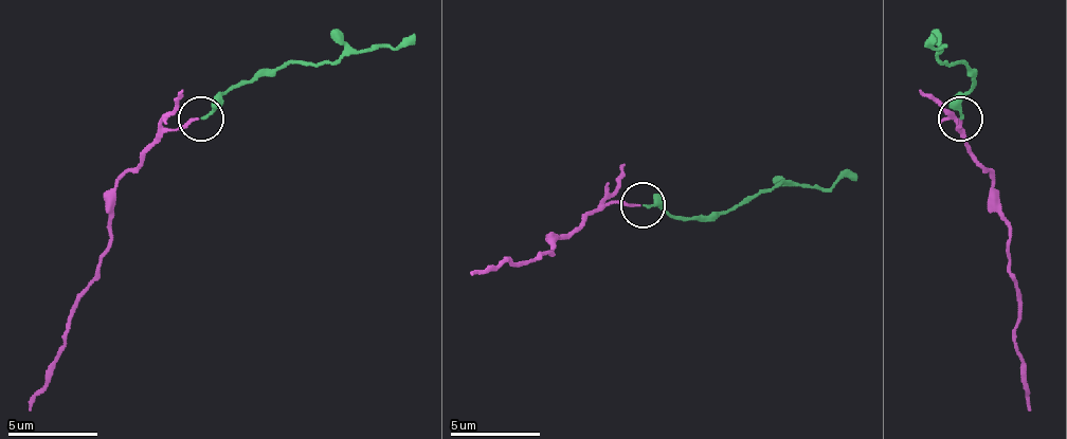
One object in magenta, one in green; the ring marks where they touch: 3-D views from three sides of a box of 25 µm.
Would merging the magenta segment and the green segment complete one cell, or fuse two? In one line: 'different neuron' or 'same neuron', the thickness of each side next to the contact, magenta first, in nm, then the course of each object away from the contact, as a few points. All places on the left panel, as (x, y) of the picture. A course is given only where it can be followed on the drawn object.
same neuron; calibres 140 and 140 nm; course magenta (197, 120), (161, 138), (116, 182), (107, 254), (71, 313), (67, 344), (31, 412); course green (201, 120), (215, 102), (233, 88), (278, 70), (386, 48), (413, 34)

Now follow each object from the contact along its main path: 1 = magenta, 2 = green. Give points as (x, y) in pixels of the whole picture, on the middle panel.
1: (639, 204), (603, 204), (558, 240), (549, 253), (513, 262), (509, 258), (473, 276)
2: (644, 204), (657, 204), (675, 217), (720, 217), (783, 181), (828, 190), (842, 177), (854, 177)

